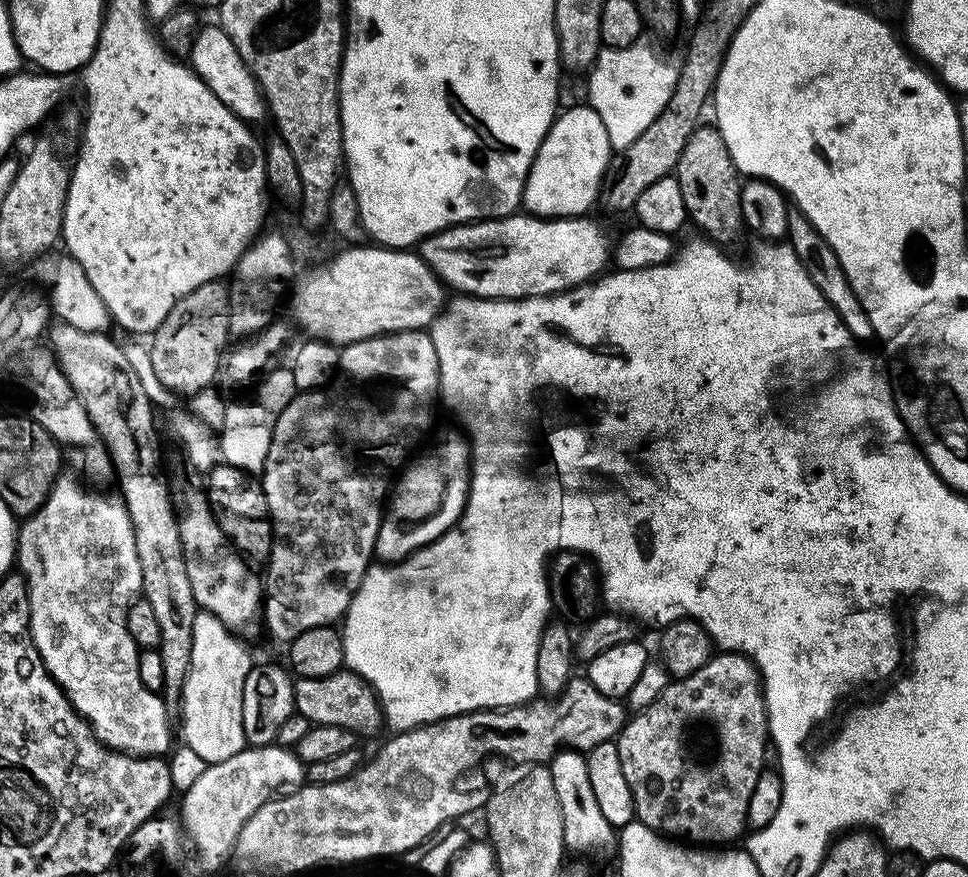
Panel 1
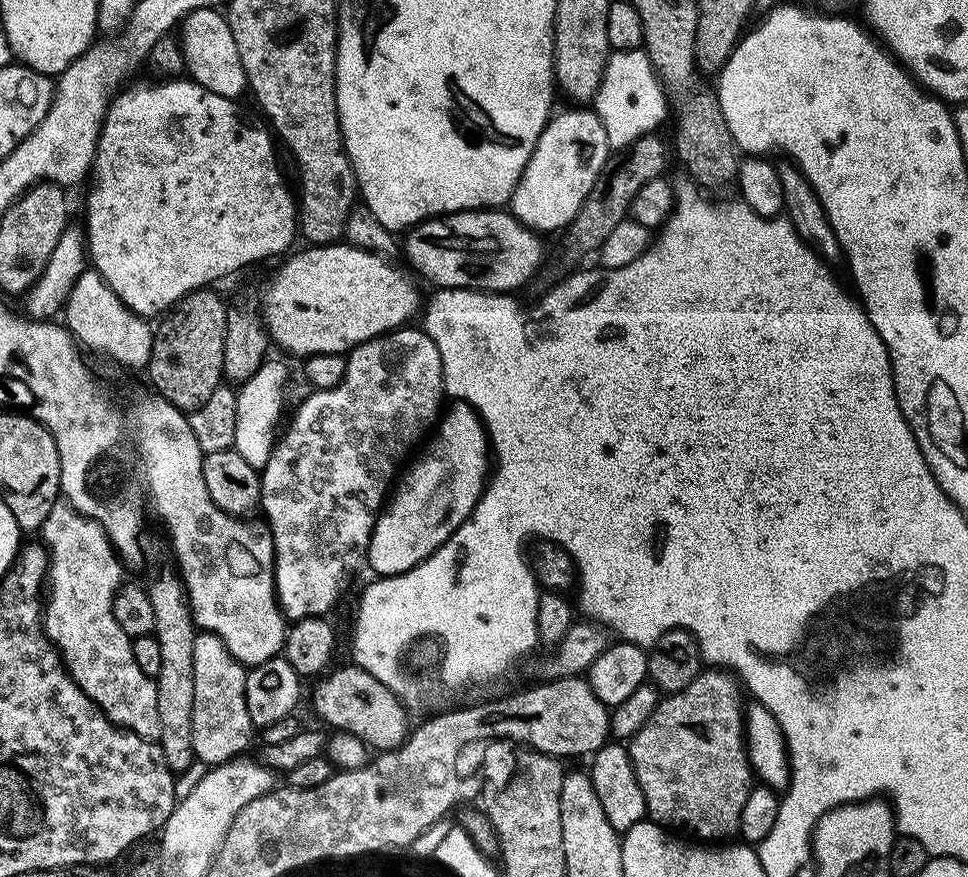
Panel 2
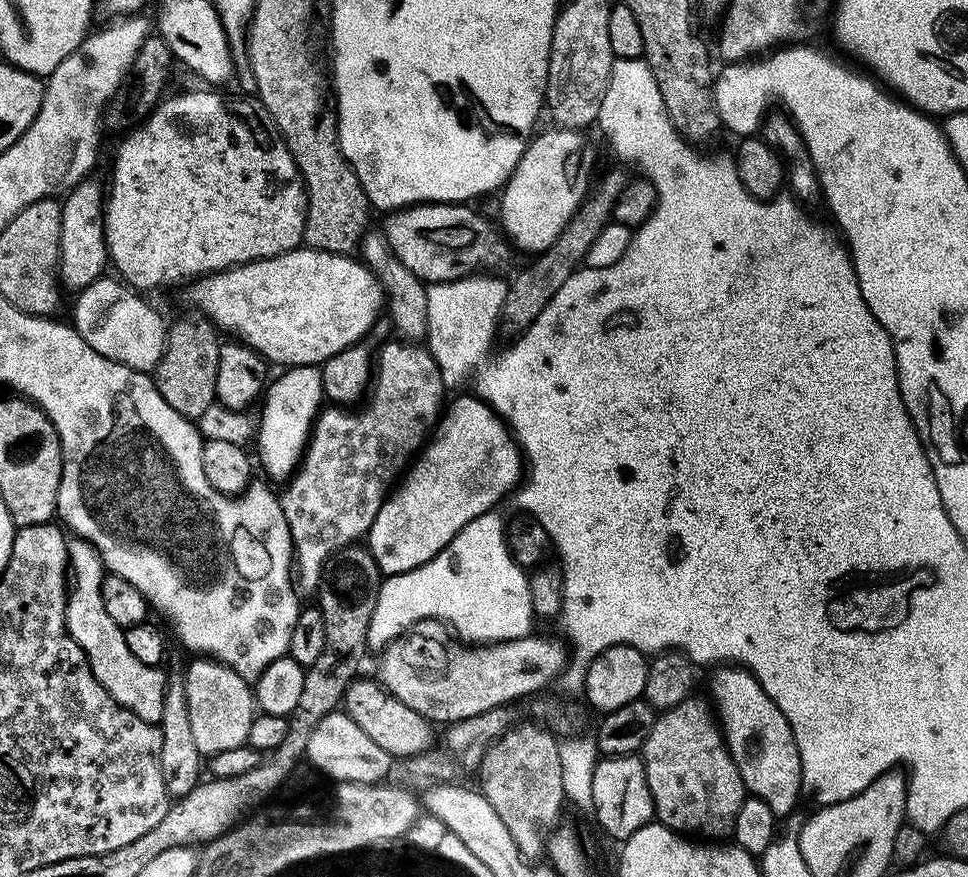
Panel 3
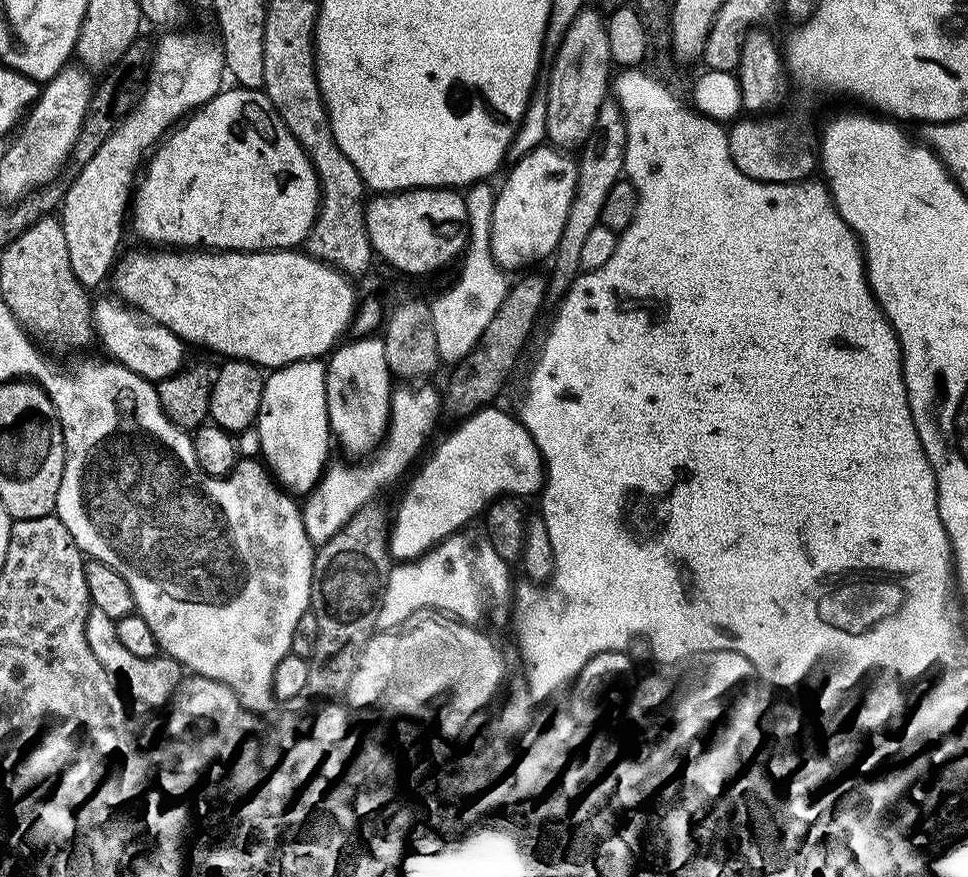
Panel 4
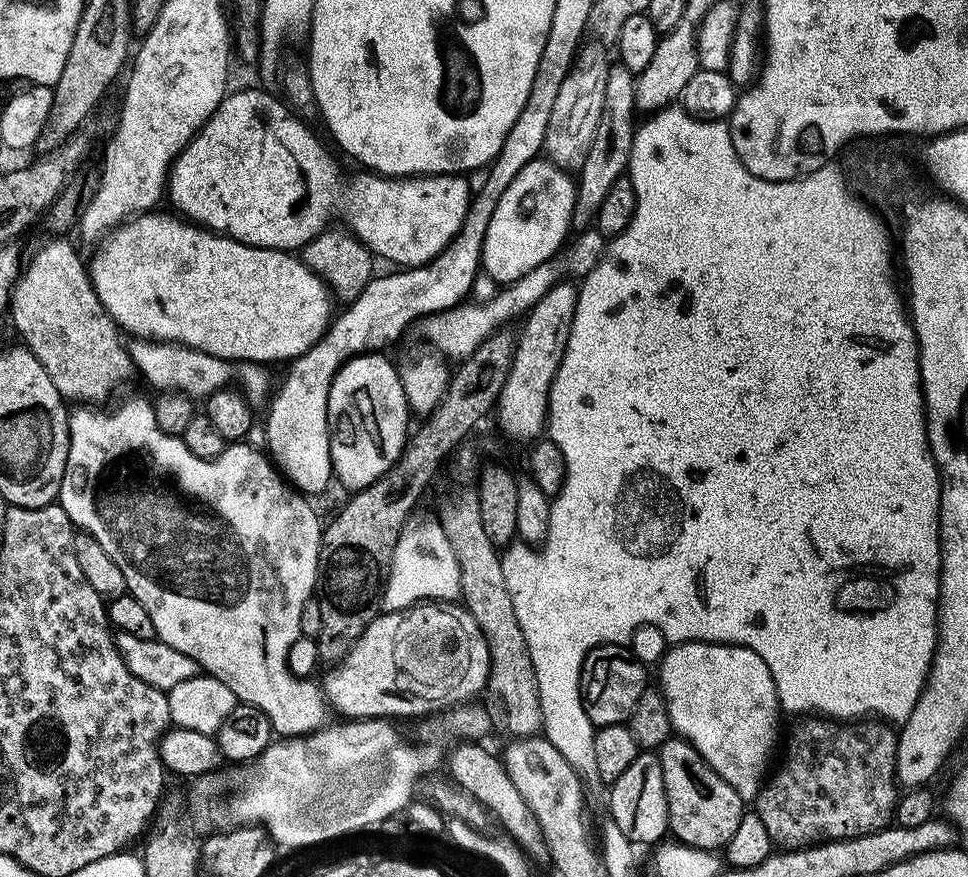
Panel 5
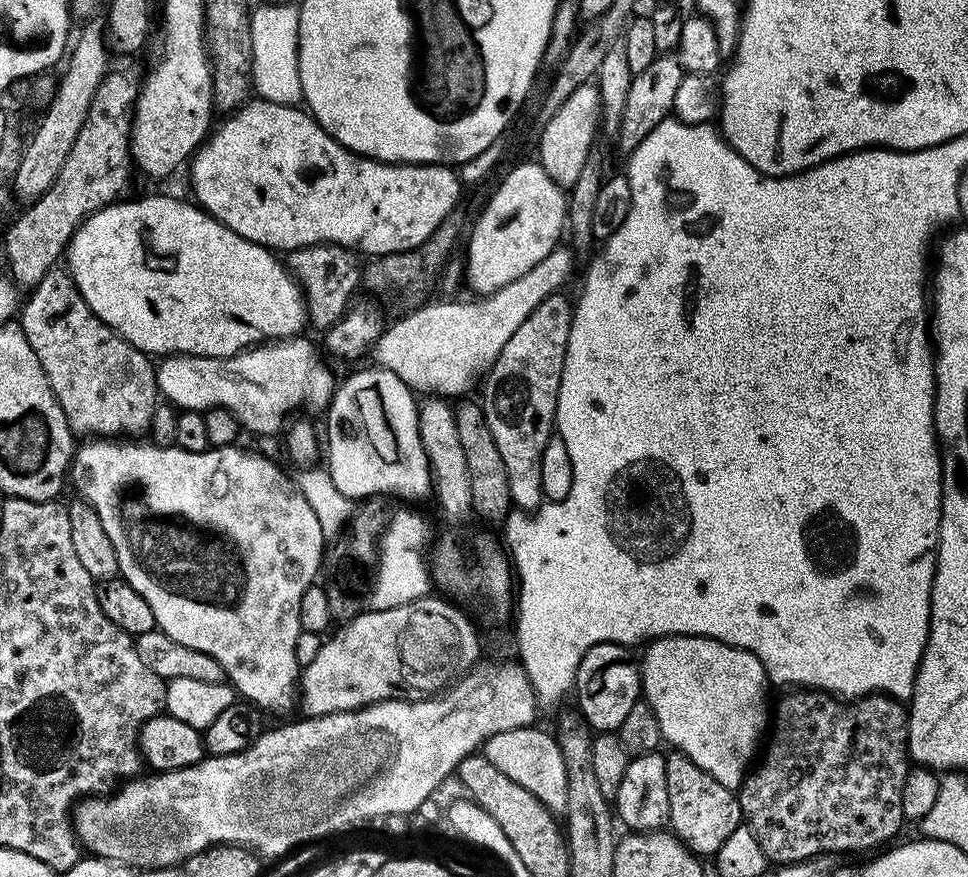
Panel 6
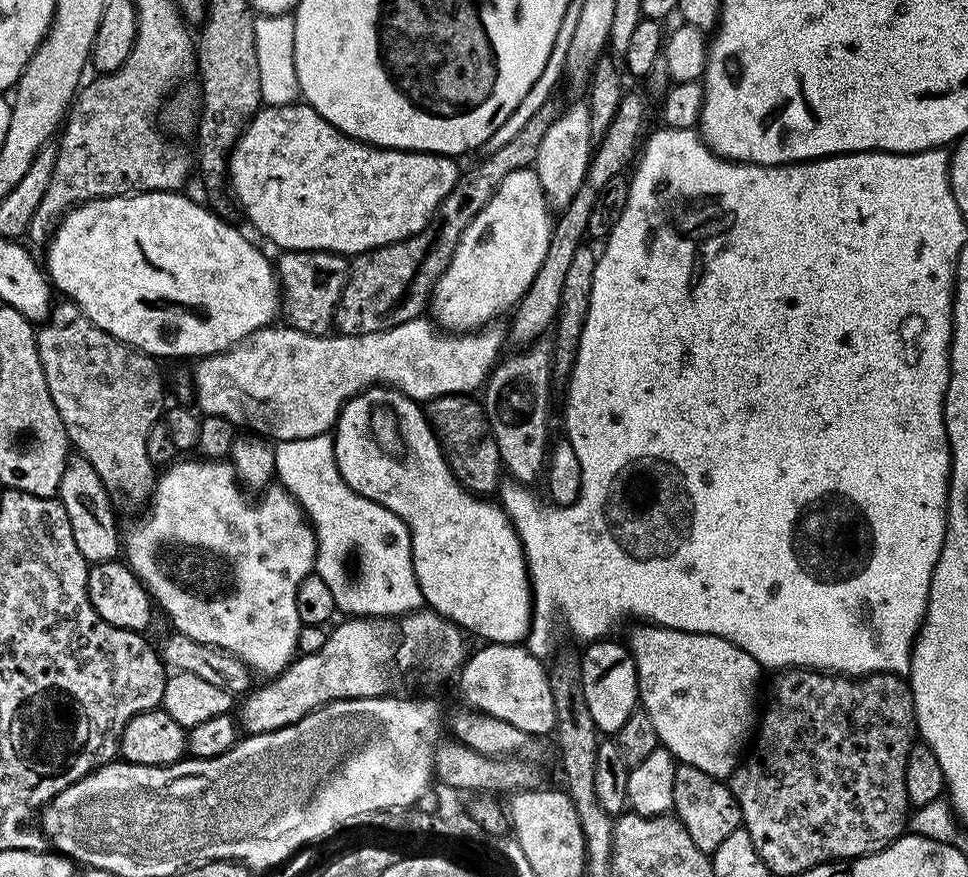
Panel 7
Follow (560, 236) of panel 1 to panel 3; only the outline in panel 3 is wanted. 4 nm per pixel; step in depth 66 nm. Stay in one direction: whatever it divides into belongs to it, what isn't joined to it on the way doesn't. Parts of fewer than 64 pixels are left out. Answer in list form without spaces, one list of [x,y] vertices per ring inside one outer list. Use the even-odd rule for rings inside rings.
[[[467,203],[462,204],[414,204],[410,208],[398,208],[382,224],[382,231],[393,253],[401,260],[402,265],[417,278],[428,284],[441,284],[447,280],[460,280],[481,270],[500,270],[512,260],[513,249],[509,241],[484,216],[479,216]]]

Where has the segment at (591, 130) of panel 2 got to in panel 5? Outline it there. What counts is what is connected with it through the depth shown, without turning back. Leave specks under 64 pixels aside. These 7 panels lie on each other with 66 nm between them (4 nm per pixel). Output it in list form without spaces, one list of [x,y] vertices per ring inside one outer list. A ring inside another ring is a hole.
[[[537,158],[529,161],[523,170],[510,182],[501,200],[490,218],[489,228],[486,230],[484,245],[481,246],[480,263],[483,271],[497,285],[511,285],[513,281],[522,278],[528,271],[534,270],[540,263],[546,263],[557,255],[560,247],[565,247],[564,239],[572,228],[572,211],[576,205],[577,181],[572,180],[567,171],[559,168],[547,158]]]

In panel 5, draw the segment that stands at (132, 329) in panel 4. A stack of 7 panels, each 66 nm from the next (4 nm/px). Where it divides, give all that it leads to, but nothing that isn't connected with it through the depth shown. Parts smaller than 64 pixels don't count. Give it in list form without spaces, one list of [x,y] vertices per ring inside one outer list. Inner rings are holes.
[[[135,337],[128,343],[128,353],[131,356],[135,371],[146,378],[155,391],[184,392],[194,400],[207,399],[213,393],[229,387],[234,379],[244,398],[254,406],[265,405],[272,392],[270,376],[265,365],[255,361],[239,361],[238,363],[216,356],[208,355],[204,351],[194,350],[184,344],[168,341],[150,341],[144,337]]]

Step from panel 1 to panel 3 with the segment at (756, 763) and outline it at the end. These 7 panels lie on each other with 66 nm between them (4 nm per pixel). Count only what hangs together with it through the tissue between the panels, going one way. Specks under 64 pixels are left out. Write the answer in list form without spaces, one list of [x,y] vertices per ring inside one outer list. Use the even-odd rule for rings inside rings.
[[[696,699],[683,700],[678,706],[659,713],[652,726],[647,729],[638,755],[644,764],[646,786],[652,796],[652,810],[659,823],[676,833],[687,834],[692,838],[727,837],[734,826],[738,806],[742,806],[744,801],[746,789],[734,766],[732,756],[728,753],[717,717],[710,711],[709,701]]]

